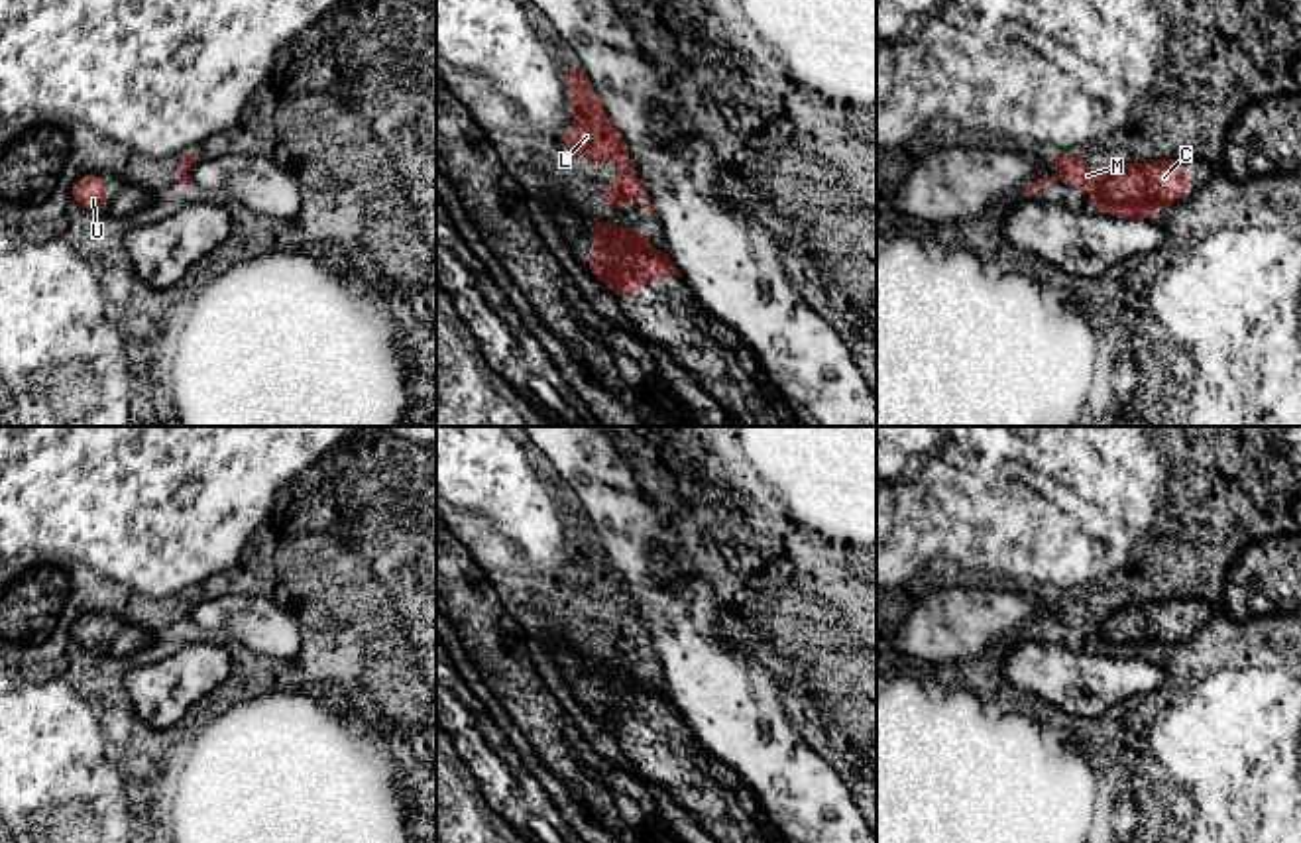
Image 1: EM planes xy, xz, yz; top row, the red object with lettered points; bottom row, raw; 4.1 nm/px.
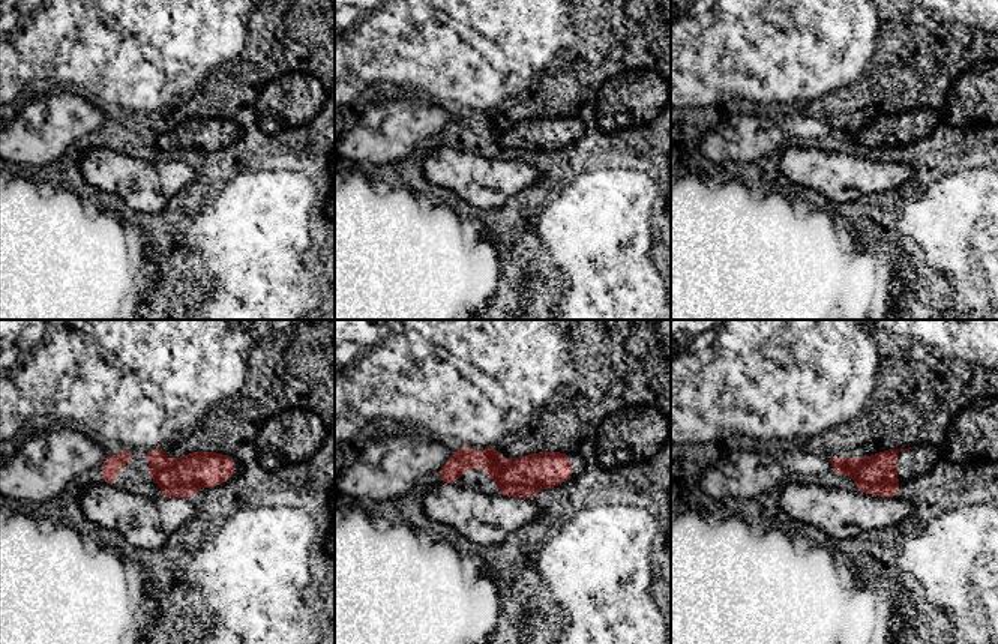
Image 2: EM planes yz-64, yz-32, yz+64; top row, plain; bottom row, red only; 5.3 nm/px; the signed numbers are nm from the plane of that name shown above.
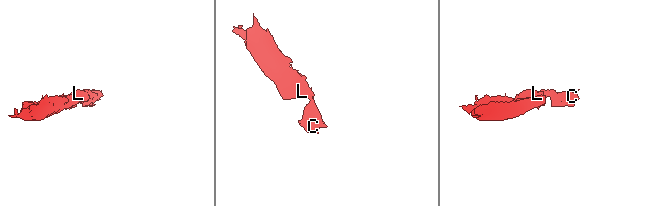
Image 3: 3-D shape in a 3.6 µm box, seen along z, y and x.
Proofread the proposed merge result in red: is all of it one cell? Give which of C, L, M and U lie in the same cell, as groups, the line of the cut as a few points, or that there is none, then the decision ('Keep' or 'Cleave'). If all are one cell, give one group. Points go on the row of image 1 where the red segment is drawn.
Groups: C L M U. No split. Keep

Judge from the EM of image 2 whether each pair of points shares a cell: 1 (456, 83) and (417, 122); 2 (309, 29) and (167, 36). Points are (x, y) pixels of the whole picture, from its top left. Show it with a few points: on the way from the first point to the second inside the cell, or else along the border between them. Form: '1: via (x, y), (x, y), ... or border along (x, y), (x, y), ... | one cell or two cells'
1: border along (413, 93), (428, 101) | two cells
2: border along (251, 15), (243, 50), (227, 62) | two cells

